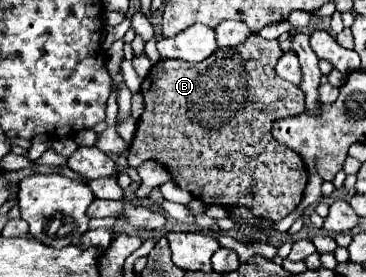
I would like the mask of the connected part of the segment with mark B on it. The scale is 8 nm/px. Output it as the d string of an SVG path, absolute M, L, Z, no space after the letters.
M254 33L236 49L216 49L212 57L188 65L180 59L160 59L144 79L140 91L144 95L144 113L138 119L138 131L128 153L128 167L140 167L144 161L162 163L176 185L188 189L196 199L206 205L220 207L246 207L256 217L280 221L290 215L302 201L308 171L304 161L292 149L272 139L272 123L280 117L298 115L306 111L304 93L300 87L280 79L274 71L282 49L278 41L268 41Z

